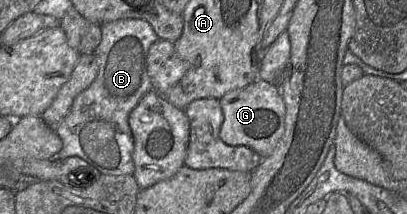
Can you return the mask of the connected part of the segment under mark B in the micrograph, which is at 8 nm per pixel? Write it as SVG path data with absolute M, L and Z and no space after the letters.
M143 19L115 20L101 25L101 31L101 41L93 52L98 64L98 73L91 85L75 97L68 114L58 126L56 133L62 140L63 146L53 159L58 161L69 157L79 157L101 174L133 175L134 141L128 117L140 99L153 89L147 73L146 60L150 46L159 37L151 25Z

